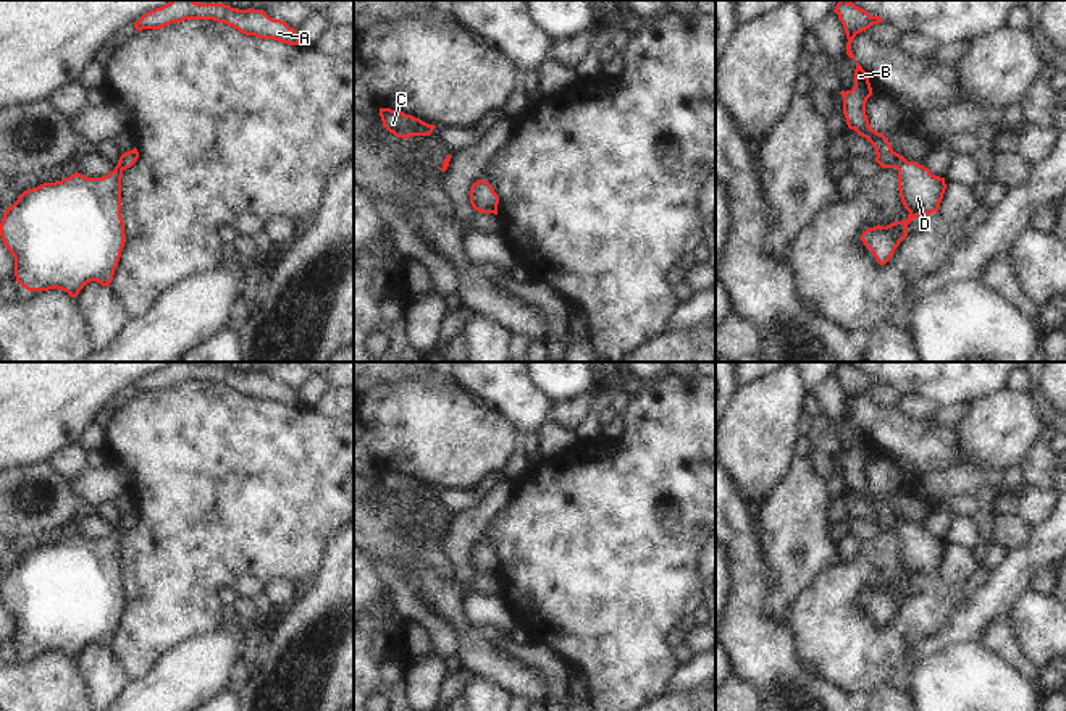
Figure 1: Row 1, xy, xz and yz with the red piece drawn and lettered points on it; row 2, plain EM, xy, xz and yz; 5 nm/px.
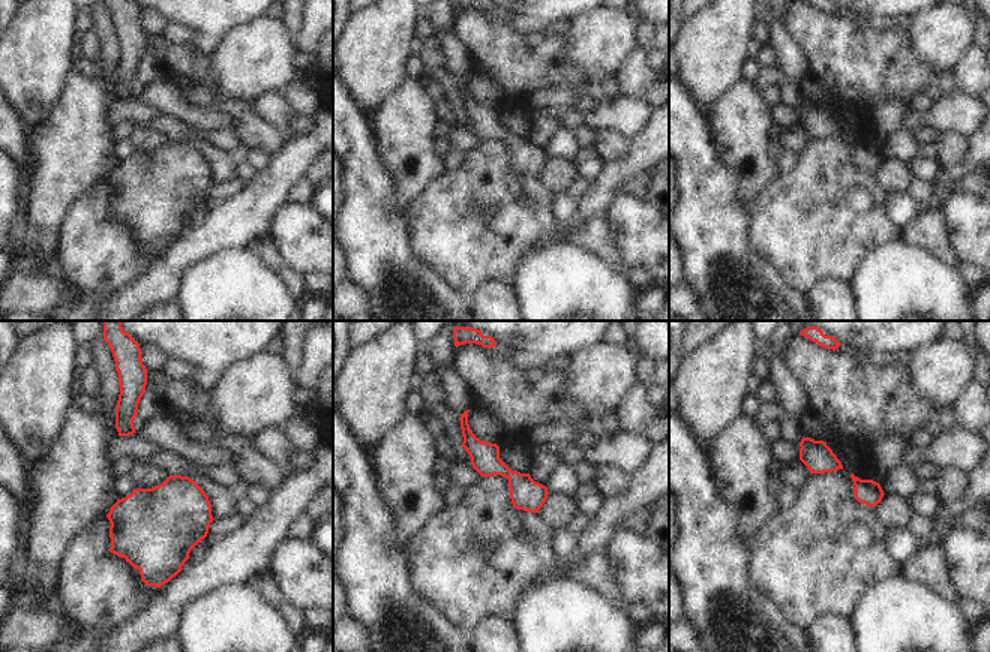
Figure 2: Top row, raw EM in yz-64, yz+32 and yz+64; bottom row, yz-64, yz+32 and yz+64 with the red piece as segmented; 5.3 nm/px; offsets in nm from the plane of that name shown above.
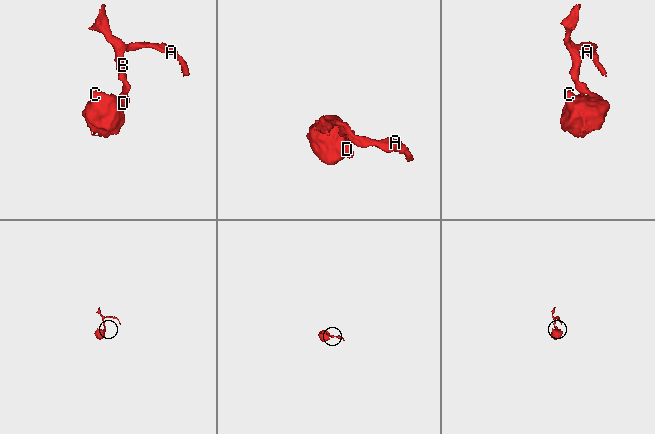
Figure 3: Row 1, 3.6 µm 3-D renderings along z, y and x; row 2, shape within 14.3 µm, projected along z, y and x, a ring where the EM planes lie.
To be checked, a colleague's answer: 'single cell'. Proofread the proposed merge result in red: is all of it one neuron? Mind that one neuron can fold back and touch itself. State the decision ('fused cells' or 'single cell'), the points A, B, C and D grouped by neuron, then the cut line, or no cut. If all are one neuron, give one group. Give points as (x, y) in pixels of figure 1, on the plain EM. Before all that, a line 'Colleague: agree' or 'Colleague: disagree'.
Colleague: agree
single cell | A B C D | no cut

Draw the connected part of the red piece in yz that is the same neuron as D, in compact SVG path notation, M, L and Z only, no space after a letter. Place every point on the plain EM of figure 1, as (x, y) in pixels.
M856 423L854 448L851 452L841 452L843 477L850 491L866 499L875 511L875 524L882 530L898 532L898 551L904 570L909 574L903 583L893 583L887 588L867 590L861 596L864 608L874 616L877 625L885 627L900 604L908 598L908 587L919 577L938 574L946 546L945 540L935 538L929 530L916 524L908 524L896 515L888 501L871 490L866 477L866 464L872 457L867 435Z

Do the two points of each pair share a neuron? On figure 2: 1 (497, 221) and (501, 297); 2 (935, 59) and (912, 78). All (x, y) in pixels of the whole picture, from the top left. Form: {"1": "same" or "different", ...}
{"1": "different", "2": "different"}

